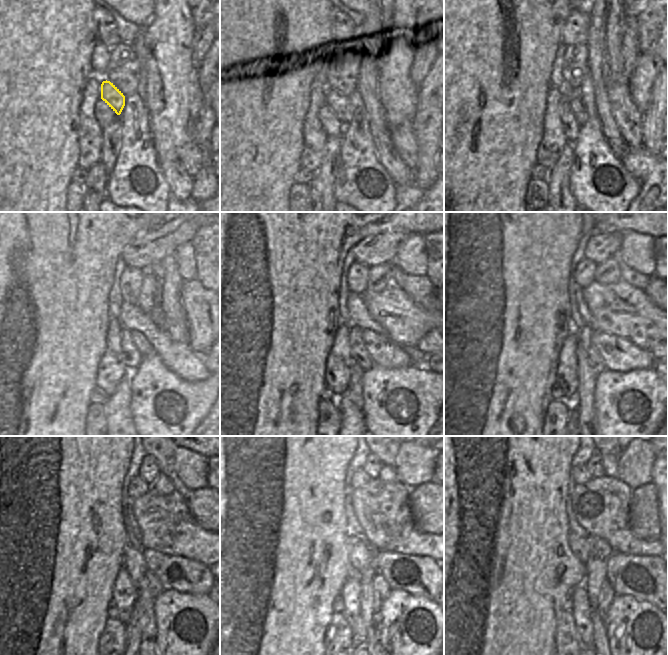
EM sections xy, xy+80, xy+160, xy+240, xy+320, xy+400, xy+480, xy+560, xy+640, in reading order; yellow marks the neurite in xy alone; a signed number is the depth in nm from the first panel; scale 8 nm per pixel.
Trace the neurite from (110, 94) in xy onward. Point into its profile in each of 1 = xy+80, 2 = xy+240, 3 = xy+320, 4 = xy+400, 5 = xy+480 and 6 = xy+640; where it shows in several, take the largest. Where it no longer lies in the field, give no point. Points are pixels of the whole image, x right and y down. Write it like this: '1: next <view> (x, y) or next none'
1: next xy+80 (339, 102)
2: next xy+240 (142, 344)
3: next xy+320 (382, 351)
4: next xy+400 (618, 354)
5: next xy+480 (184, 575)
6: next xy+640 (644, 577)

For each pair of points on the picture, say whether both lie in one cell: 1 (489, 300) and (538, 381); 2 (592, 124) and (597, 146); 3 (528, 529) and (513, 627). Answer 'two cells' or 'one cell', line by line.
1: one cell
2: one cell
3: one cell

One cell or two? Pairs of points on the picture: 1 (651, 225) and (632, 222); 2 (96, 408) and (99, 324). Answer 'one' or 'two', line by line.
1: one
2: two

